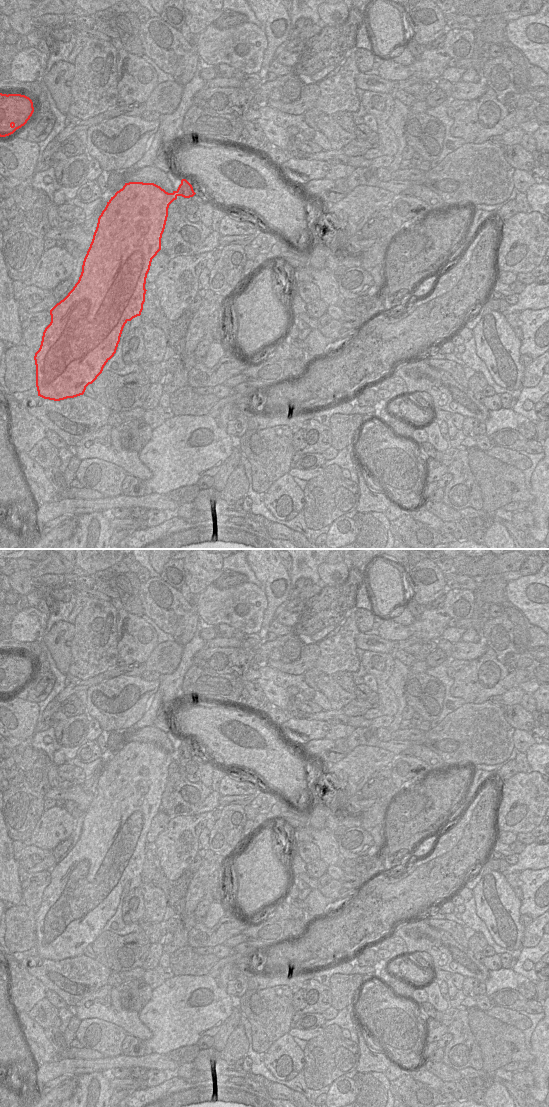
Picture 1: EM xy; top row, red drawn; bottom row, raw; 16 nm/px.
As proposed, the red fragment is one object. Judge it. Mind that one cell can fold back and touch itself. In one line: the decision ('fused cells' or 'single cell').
fused cells

